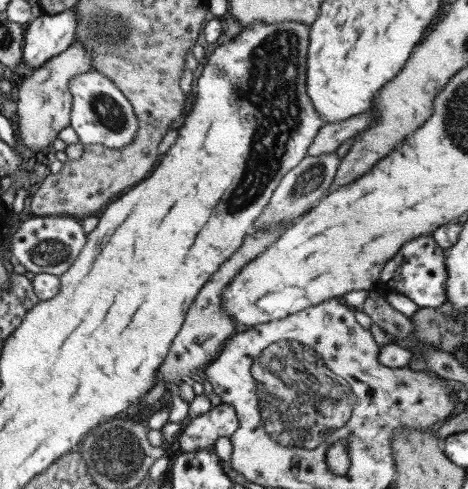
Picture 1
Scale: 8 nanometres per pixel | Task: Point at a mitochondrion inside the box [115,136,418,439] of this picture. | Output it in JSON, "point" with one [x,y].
{"point":[312,176]}

